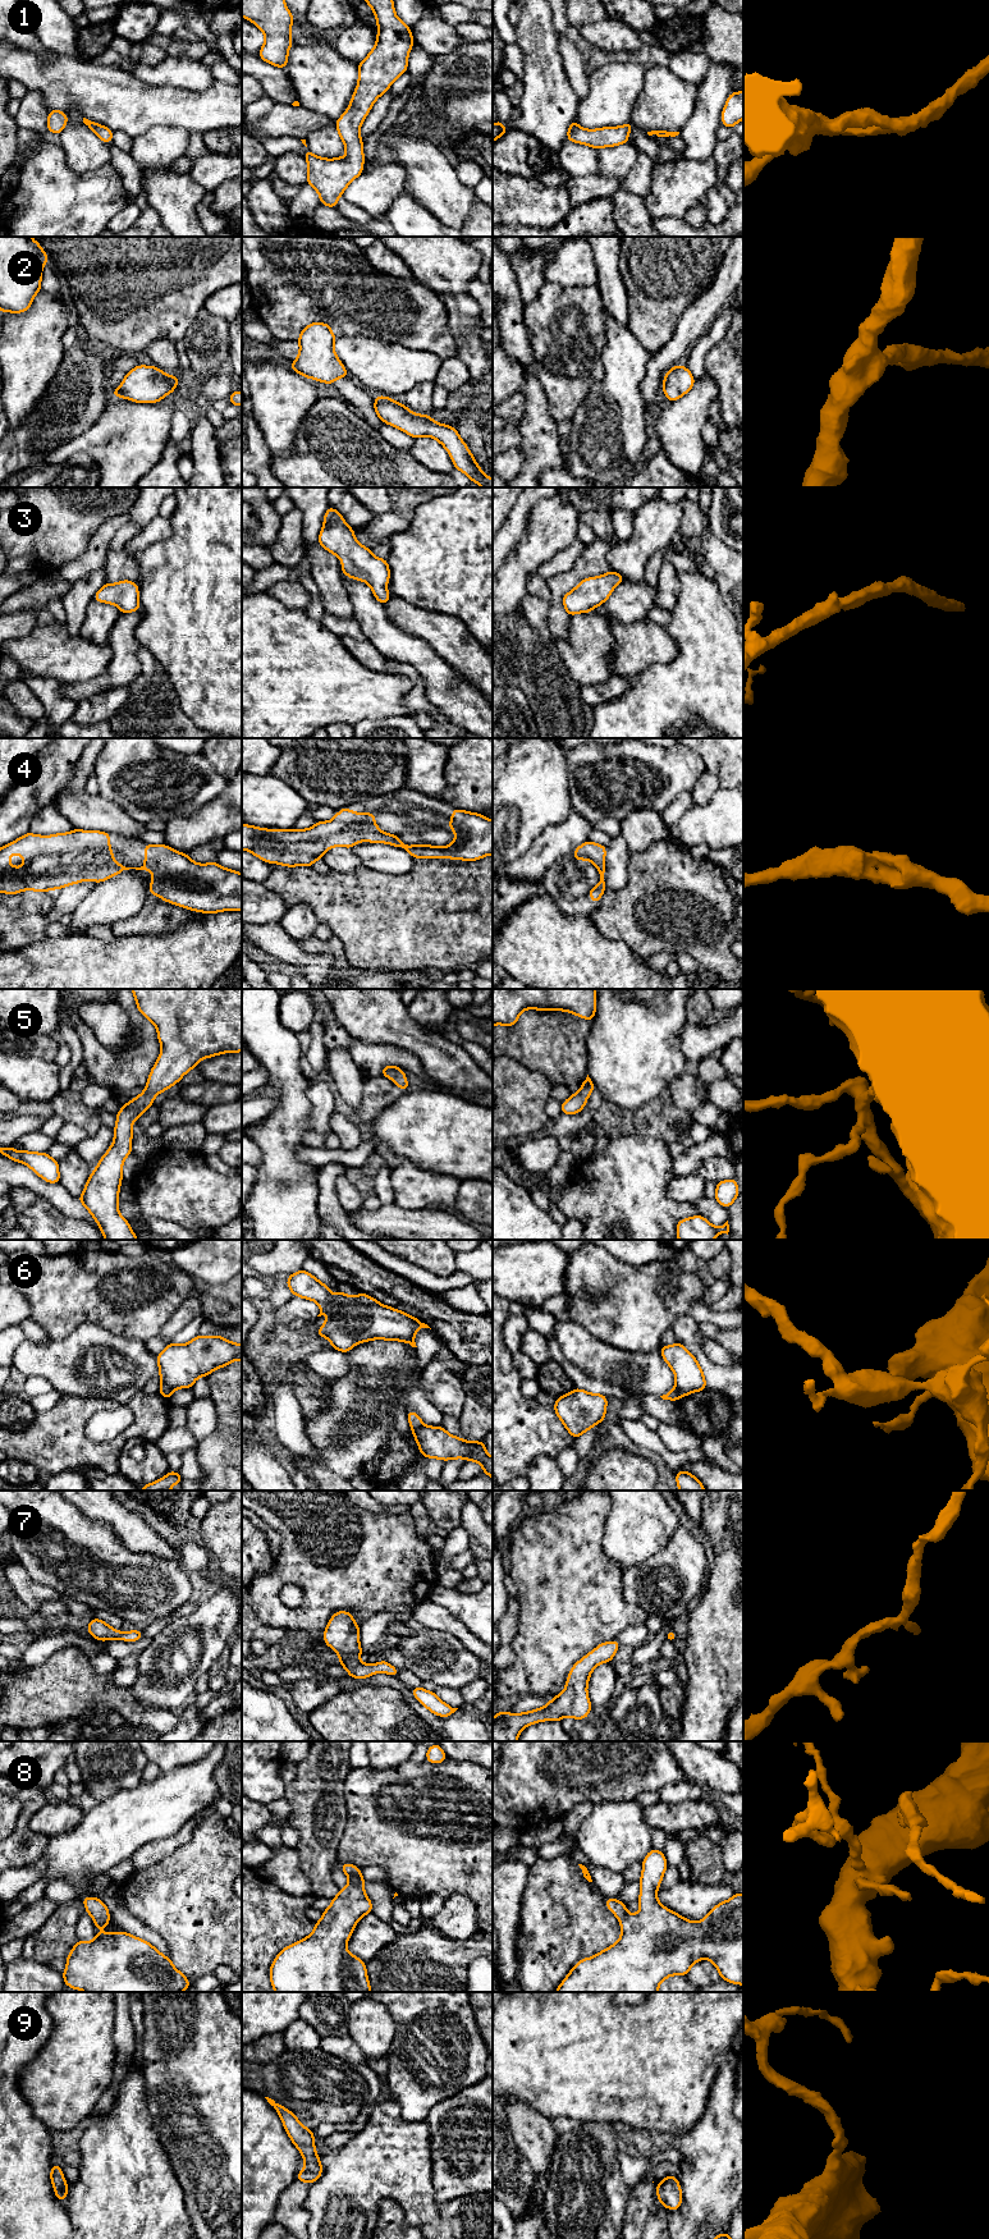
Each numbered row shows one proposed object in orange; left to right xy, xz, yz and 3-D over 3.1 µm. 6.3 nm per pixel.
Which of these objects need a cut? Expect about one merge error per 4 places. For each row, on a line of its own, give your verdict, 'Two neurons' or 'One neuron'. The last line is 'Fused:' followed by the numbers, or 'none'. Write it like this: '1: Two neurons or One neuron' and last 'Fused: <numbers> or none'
1: One neuron
2: One neuron
3: One neuron
4: One neuron
5: One neuron
6: Two neurons
7: One neuron
8: One neuron
9: One neuron
Fused: 6

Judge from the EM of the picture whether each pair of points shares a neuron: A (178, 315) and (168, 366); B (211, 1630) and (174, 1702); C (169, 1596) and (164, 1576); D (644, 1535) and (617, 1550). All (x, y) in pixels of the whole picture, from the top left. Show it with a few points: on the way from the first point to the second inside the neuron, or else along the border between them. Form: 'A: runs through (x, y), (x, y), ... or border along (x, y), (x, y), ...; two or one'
A: border along (174, 342), (155, 339), (146, 348); two
B: runs through (211, 1648), (207, 1658), (188, 1684); one
C: runs through (164, 1590), (164, 1582); one
D: runs through (637, 1535), (632, 1535), (623, 1543); one

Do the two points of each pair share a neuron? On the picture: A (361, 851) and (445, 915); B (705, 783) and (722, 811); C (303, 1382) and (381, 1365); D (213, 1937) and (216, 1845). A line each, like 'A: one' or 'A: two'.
A: two
B: two
C: two
D: one

